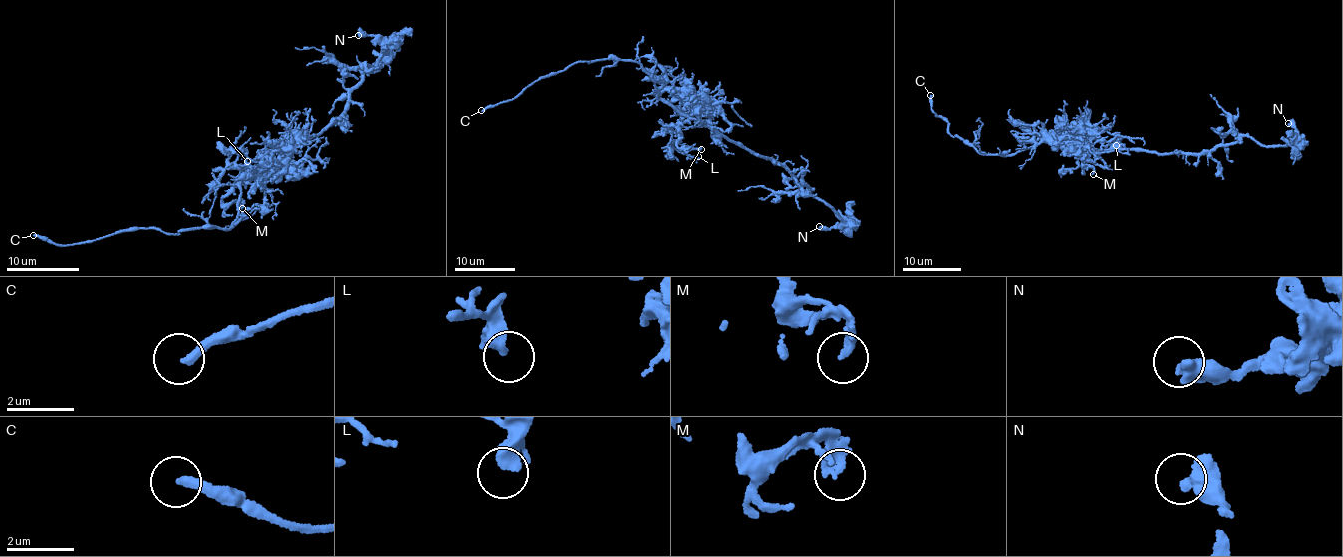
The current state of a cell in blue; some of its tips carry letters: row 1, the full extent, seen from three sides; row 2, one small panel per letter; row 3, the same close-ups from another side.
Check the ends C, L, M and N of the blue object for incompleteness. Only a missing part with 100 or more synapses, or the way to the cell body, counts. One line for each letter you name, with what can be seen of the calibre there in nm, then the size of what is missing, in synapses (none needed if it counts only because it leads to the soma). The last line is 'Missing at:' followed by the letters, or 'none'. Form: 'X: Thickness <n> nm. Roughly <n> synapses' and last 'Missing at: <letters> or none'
C: Thickness 260 nm
Missing at: C

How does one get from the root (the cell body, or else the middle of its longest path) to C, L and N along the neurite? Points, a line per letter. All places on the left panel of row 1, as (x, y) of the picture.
C: (260, 176), (241, 182), (239, 214), (227, 228), (169, 235), (140, 229), (57, 245), (33, 235)
L: (260, 176), (250, 169), (229, 162), (231, 151), (241, 151), (247, 161)
N: (260, 176), (339, 118), (358, 88), (364, 65), (373, 67), (381, 49), (372, 36), (358, 35)

